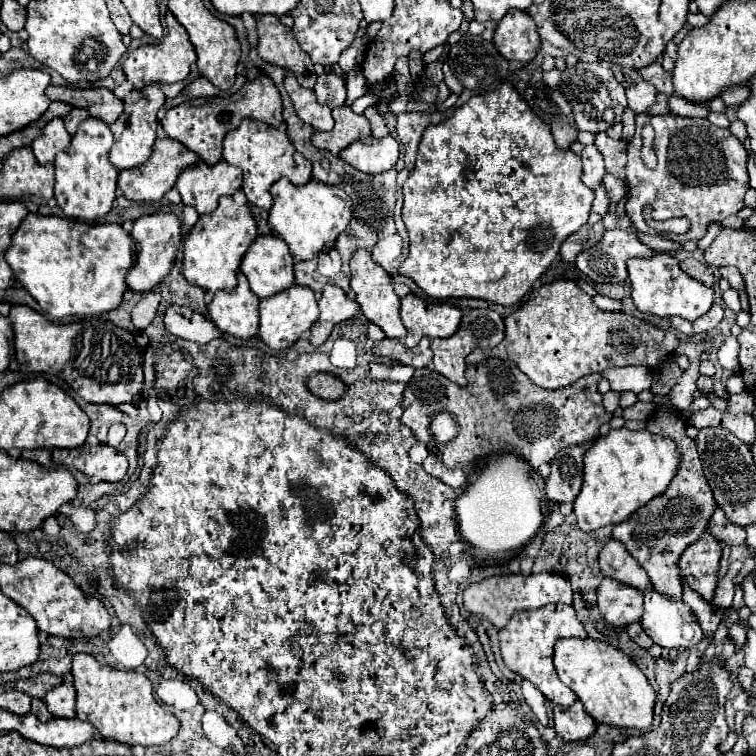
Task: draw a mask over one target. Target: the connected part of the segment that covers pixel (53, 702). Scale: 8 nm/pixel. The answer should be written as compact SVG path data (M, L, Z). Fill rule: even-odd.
M60 683L58 687L50 689L44 697L48 711L52 713L52 717L74 717L76 715L76 691L72 683Z

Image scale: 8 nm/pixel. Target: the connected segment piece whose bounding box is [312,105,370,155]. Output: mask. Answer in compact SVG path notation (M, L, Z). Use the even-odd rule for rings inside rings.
M348 105L336 107L332 109L334 115L334 129L324 133L324 131L316 131L312 135L312 143L318 149L326 149L334 155L338 155L342 149L346 149L350 143L358 141L358 139L366 139L370 135L370 123L364 115L354 113Z

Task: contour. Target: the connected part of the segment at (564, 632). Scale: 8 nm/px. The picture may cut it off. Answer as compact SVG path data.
M546 605L542 609L530 609L530 611L518 611L512 615L506 627L498 631L500 637L500 653L508 669L516 671L530 683L534 683L550 703L560 705L560 707L570 707L576 701L574 691L570 691L556 675L556 669L552 665L552 647L556 639L560 637L586 637L586 631L582 623L576 619L576 611L572 605Z

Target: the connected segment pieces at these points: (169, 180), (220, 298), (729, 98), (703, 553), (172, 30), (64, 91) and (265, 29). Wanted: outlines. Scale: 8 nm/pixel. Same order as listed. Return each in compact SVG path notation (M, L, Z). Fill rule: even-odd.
M156 139L154 143L154 151L150 155L150 161L132 167L132 169L124 169L118 173L118 187L122 189L124 197L130 201L160 201L176 183L180 171L188 165L198 163L200 157L194 155L190 149L186 149L182 143L174 141L174 139Z
M238 273L238 285L232 291L214 293L208 315L222 333L236 339L250 339L258 335L258 301L244 273Z
M730 87L730 91L722 91L722 95L718 95L726 107L736 109L738 103L742 103L748 97L748 87Z
M709 533L692 543L680 557L680 577L698 591L706 601L712 601L720 579L722 545Z
M170 11L166 13L166 21L168 21L168 33L162 39L162 43L150 45L150 47L138 47L122 63L122 71L124 71L126 79L132 81L136 89L146 87L148 83L176 83L176 81L182 81L182 79L188 77L190 65L196 61L196 51L194 51L192 43L188 41L186 29L176 21L176 17Z
M50 85L46 89L46 95L50 101L66 101L72 107L82 107L90 111L92 117L98 117L106 121L108 125L114 123L120 113L124 111L122 101L108 91L106 87L96 87L96 89L74 89L74 87L54 87Z
M276 15L258 17L258 55L268 63L292 71L302 87L314 87L316 73L310 57L300 49L292 29L282 25Z

